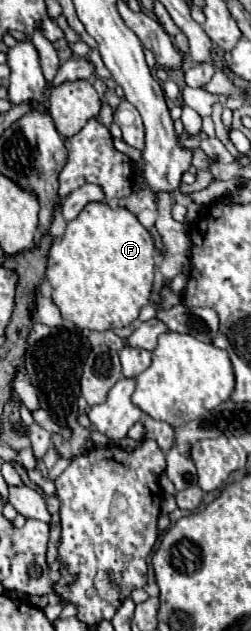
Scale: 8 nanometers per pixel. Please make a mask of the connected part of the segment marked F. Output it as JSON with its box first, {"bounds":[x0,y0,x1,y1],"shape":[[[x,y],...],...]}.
{"bounds":[47,203,153,331],"shape":[[[89,203],[77,219],[67,223],[67,229],[61,237],[55,237],[49,249],[47,259],[47,279],[53,285],[53,303],[59,307],[61,317],[75,323],[79,329],[107,331],[111,327],[127,327],[137,317],[141,307],[149,303],[153,289],[153,239],[149,231],[137,221],[137,217],[123,209],[111,209],[107,203]]]}

